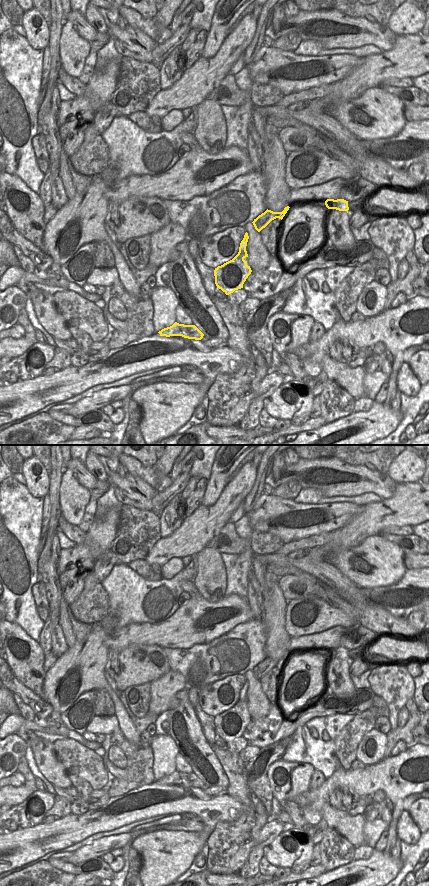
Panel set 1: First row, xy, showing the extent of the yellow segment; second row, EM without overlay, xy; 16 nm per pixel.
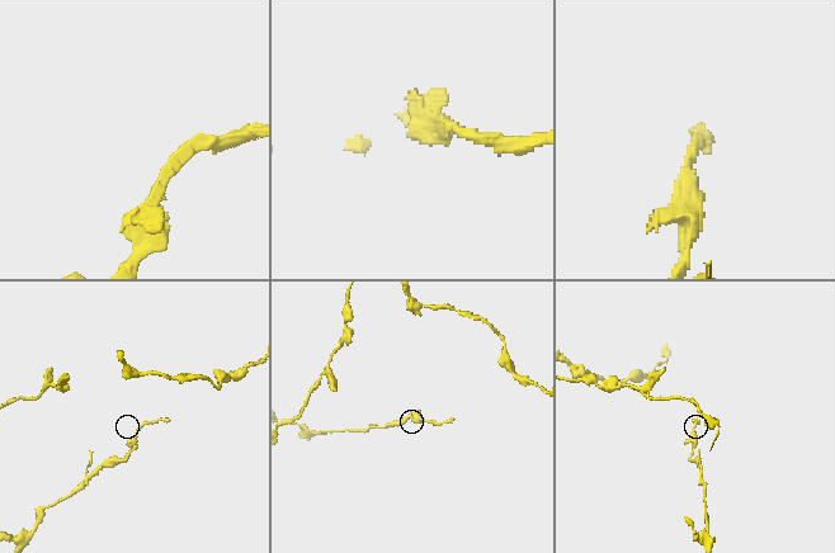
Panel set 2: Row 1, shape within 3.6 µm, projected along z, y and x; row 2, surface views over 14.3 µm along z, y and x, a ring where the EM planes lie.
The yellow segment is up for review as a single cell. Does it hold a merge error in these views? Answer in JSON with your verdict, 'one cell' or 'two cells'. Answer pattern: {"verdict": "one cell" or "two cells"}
{"verdict": "one cell"}

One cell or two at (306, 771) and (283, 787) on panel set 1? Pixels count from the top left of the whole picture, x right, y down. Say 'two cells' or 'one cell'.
one cell

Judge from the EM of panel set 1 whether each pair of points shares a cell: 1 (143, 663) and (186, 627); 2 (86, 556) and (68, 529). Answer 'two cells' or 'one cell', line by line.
1: two cells
2: two cells

